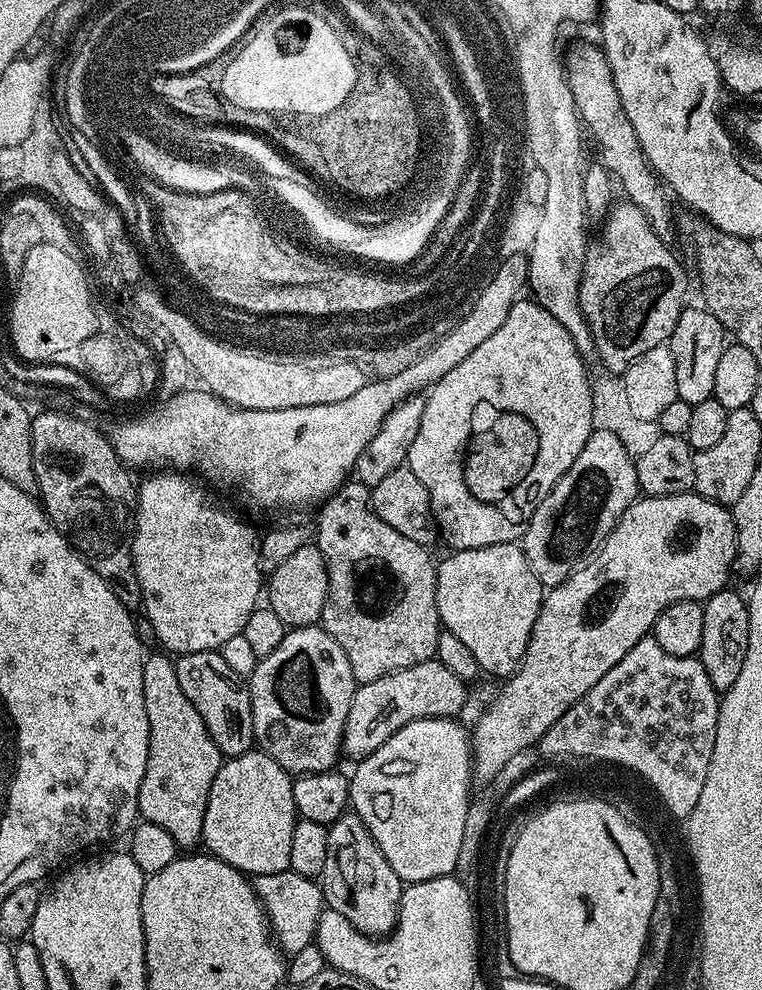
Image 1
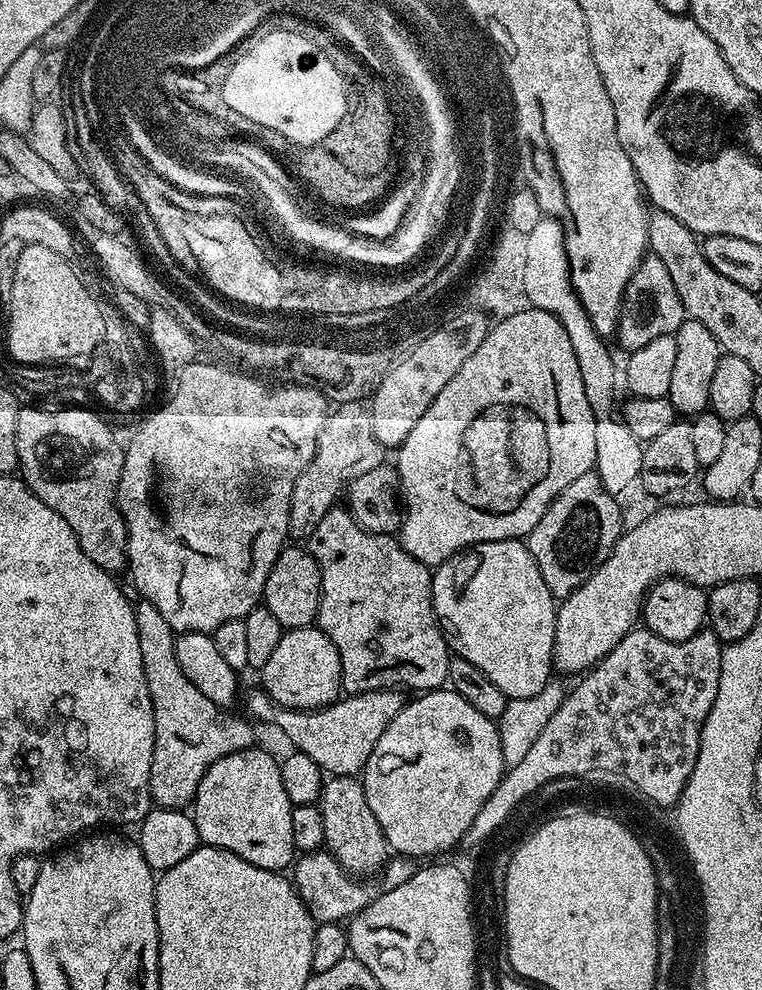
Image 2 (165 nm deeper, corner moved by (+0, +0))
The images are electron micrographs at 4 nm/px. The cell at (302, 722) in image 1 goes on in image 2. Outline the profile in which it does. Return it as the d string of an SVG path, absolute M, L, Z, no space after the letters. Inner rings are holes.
M316 626L287 629L284 637L278 642L278 647L274 649L273 656L267 660L264 668L259 669L258 676L264 683L261 684L263 691L267 692L272 702L280 705L281 708L305 710L324 708L327 704L335 704L342 692L338 650L334 650L334 642L330 642L330 638L326 638L326 634Z

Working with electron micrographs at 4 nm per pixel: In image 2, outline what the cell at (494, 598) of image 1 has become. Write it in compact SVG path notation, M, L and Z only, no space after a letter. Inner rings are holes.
M520 538L514 540L491 540L490 542L474 544L471 548L464 549L463 552L455 552L450 559L442 561L432 572L432 609L436 612L436 622L440 625L440 631L443 632L444 640L448 643L449 649L455 655L466 658L466 662L472 663L473 666L478 666L478 670L482 670L482 674L486 674L486 678L490 678L490 682L494 682L494 686L498 686L500 693L507 696L509 700L530 698L534 694L538 694L538 690L545 688L549 680L553 679L554 665L552 655L554 654L557 607L557 597L552 596L546 582L542 582L542 574L534 562L532 551L528 549L527 543Z

